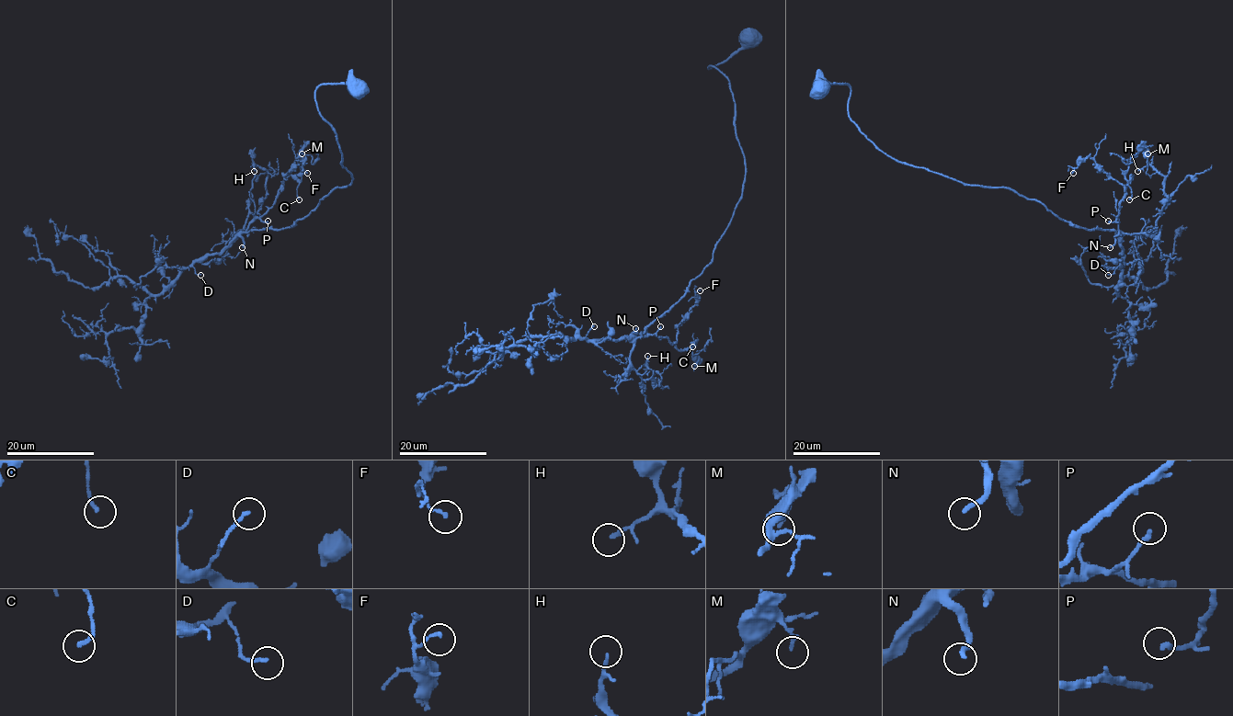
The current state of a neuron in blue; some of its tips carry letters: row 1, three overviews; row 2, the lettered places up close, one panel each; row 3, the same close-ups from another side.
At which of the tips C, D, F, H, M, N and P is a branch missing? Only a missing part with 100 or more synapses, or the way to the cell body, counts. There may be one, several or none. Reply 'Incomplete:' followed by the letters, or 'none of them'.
Incomplete: N

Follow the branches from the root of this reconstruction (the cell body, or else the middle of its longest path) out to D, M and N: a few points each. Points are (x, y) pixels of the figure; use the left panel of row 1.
D: (358, 87), (315, 91), (352, 182), (290, 226), (240, 232), (193, 265), (200, 275)
M: (358, 87), (315, 91), (352, 182), (290, 226), (245, 232), (286, 178), (301, 180), (302, 153)
N: (358, 87), (315, 91), (352, 182), (290, 226), (244, 232), (242, 247)

